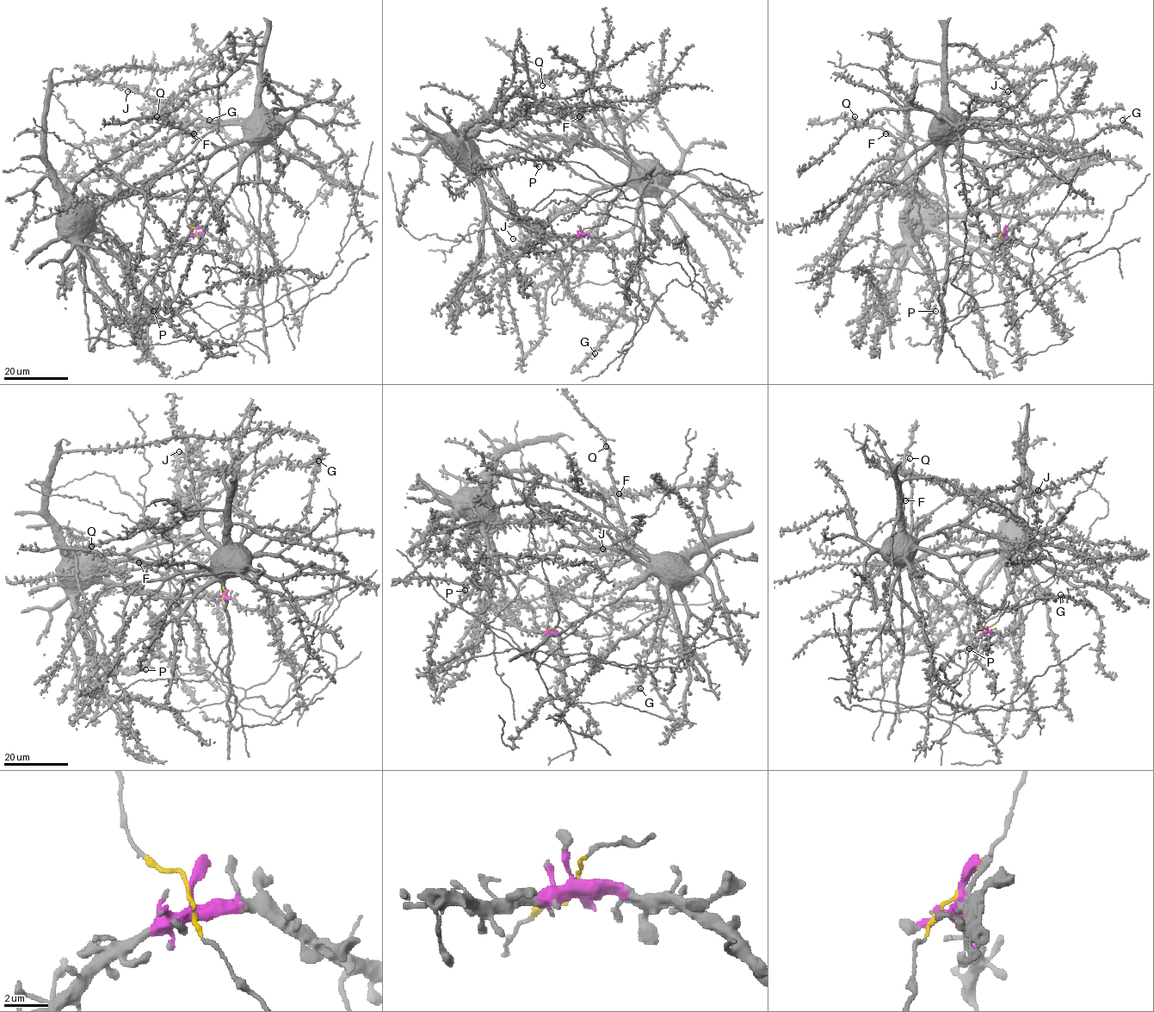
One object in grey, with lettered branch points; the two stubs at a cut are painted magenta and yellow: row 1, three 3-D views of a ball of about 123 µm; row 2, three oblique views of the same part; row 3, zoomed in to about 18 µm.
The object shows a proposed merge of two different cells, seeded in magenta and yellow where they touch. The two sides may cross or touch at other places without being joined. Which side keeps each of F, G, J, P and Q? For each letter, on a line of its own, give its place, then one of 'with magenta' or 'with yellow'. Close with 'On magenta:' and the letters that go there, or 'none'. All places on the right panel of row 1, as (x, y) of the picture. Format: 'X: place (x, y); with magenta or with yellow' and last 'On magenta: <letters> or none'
F: place (885, 133); with yellow
G: place (1122, 120); with yellow
J: place (1008, 91); with yellow
P: place (935, 311); with yellow
Q: place (854, 116); with yellow
On magenta: none

